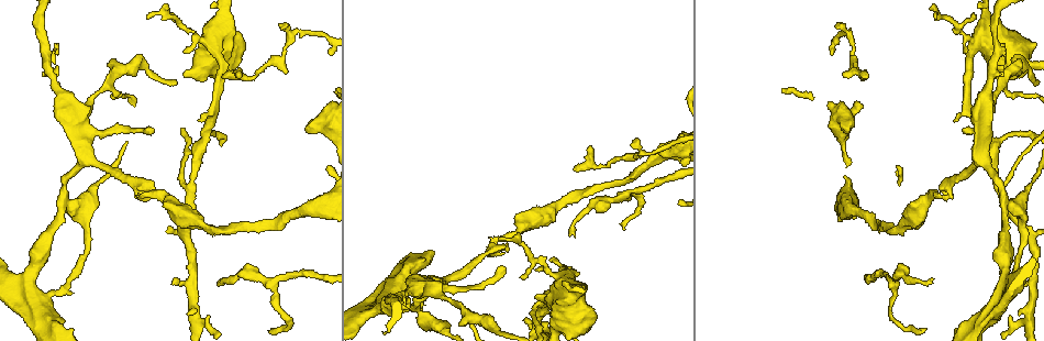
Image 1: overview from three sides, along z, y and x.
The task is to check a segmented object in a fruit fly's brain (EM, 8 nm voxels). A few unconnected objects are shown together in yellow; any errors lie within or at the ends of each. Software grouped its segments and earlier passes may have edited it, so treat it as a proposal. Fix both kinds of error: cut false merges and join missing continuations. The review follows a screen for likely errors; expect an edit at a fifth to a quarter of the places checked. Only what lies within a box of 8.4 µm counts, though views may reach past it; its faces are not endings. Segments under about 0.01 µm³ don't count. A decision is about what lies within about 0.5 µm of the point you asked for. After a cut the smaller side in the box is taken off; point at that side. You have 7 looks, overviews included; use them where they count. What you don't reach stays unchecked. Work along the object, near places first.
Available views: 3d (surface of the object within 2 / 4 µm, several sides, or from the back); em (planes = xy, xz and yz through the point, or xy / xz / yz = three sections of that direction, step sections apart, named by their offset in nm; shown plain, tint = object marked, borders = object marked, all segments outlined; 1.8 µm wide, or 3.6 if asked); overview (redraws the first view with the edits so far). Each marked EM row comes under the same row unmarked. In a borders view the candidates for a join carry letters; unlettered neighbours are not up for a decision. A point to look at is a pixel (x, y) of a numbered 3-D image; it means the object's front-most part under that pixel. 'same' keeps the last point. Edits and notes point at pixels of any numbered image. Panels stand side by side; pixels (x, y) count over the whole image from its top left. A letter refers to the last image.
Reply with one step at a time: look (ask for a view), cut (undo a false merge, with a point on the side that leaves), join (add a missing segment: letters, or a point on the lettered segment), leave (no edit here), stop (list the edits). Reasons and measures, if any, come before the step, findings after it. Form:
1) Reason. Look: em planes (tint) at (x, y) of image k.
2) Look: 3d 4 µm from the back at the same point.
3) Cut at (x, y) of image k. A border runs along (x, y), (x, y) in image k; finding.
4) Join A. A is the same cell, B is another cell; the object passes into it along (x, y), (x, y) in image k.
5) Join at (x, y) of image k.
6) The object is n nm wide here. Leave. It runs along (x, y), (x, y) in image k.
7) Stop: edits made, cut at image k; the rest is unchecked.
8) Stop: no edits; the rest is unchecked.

Look: em planes (borders) at (1004, 82) of image 1.

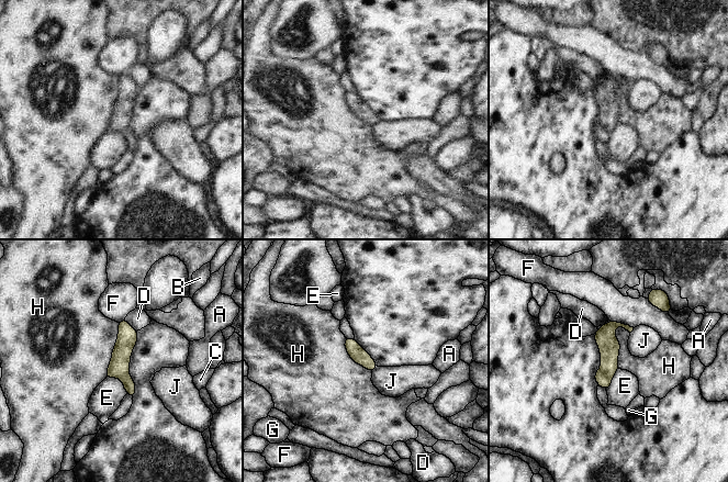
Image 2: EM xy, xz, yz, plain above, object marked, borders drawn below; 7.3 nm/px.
Cut at (602, 379) of image 2. A, B, C, D, E, F, G, H and J are other cells; a border runs along (600, 370), (611, 379) in image 2; two neurons meet here.

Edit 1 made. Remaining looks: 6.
See it whole again. Look: overview.

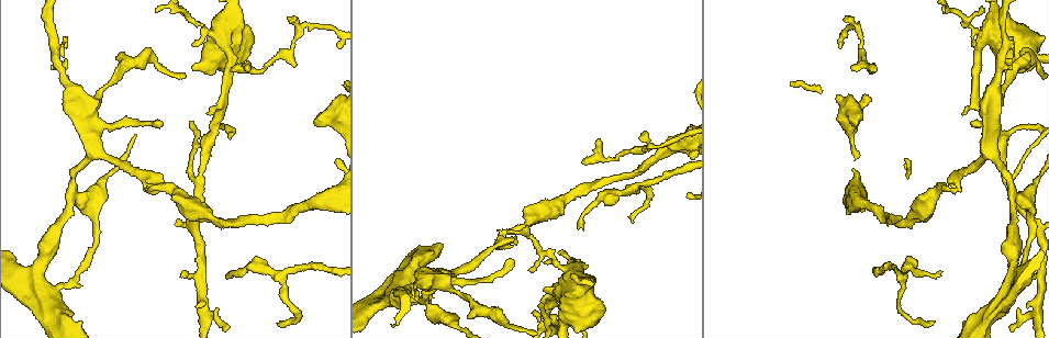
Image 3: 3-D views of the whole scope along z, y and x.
Look: em planes (borders) at (1011, 191) of image 3.

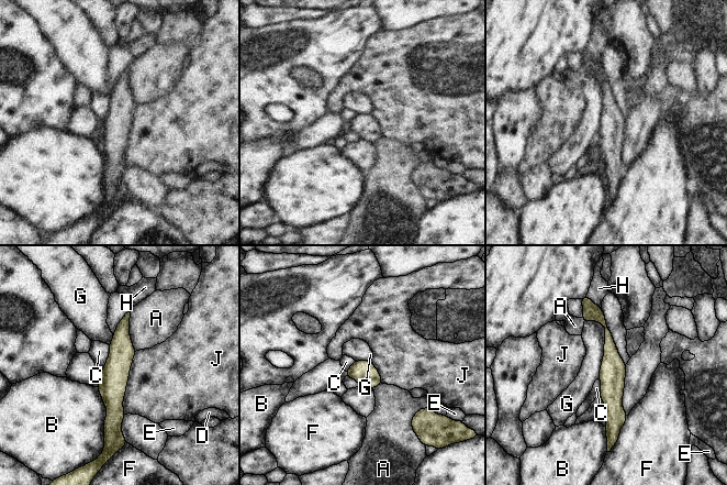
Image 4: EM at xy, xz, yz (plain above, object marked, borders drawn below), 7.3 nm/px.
Leave. A, B, C, D, E, F, G, H and J are other cells; it runs along (589, 306), (607, 330), (614, 434) in image 4; one neuron here.

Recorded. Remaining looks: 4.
Stops while still wide. Look: 3d 4 µm at (314, 124) of image 3.

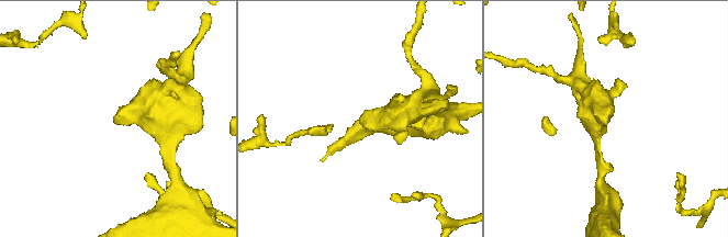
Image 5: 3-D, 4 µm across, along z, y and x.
Look: em 3.6 µm planes (borders) at (115, 122) of image 5.

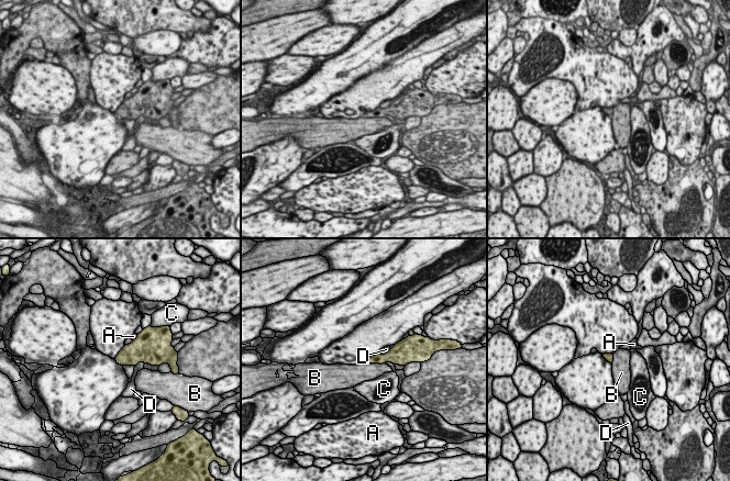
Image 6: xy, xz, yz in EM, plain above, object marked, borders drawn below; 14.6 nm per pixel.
Leave. A, B, C and D are other cells; a border runs along (362, 361), (365, 364), (385, 364) in image 6; none of them fits.

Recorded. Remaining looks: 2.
Stop: edits made, cut at image 2; the rest is unchecked.

